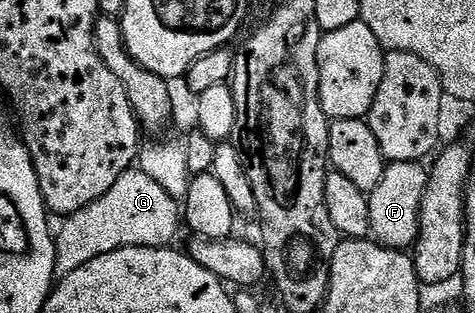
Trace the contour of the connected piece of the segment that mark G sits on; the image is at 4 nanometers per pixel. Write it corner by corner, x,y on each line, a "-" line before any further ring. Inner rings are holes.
133,167
117,178
104,197
67,216
63,223
55,236
57,278
116,248
171,246
182,229
182,207
156,180
141,168

